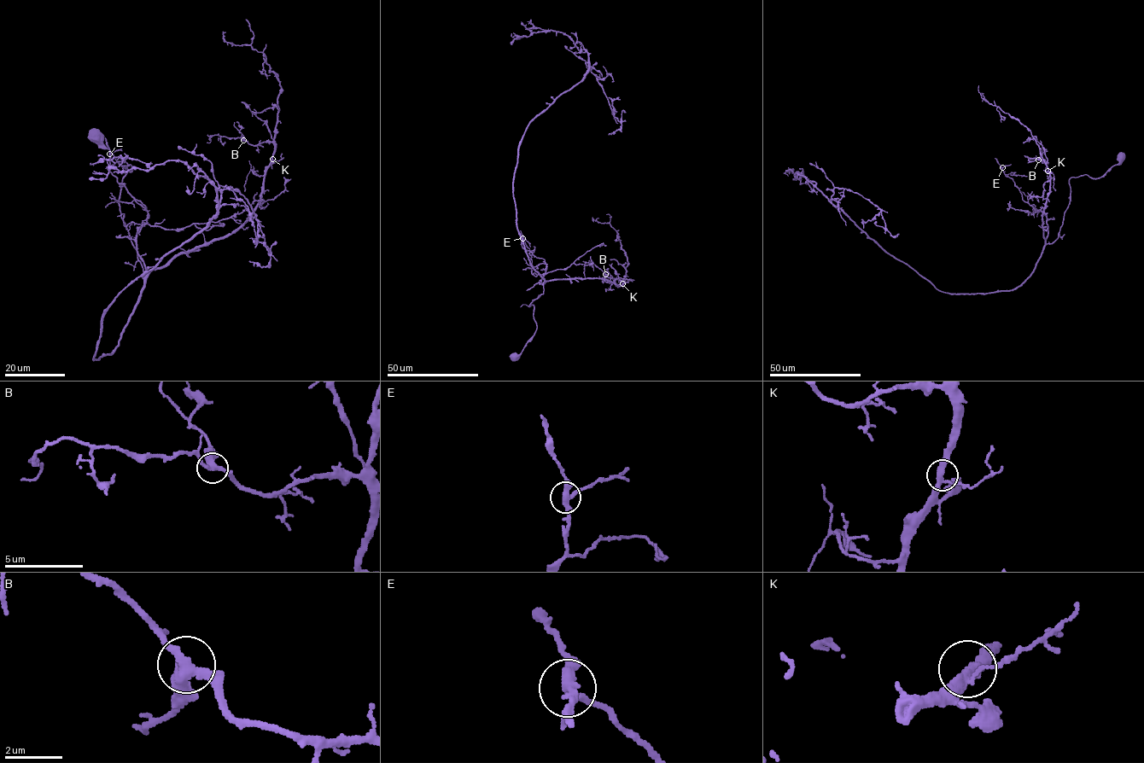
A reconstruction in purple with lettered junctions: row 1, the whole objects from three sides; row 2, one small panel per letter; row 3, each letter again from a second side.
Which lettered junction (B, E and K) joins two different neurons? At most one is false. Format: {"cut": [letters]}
{"cut": []}

